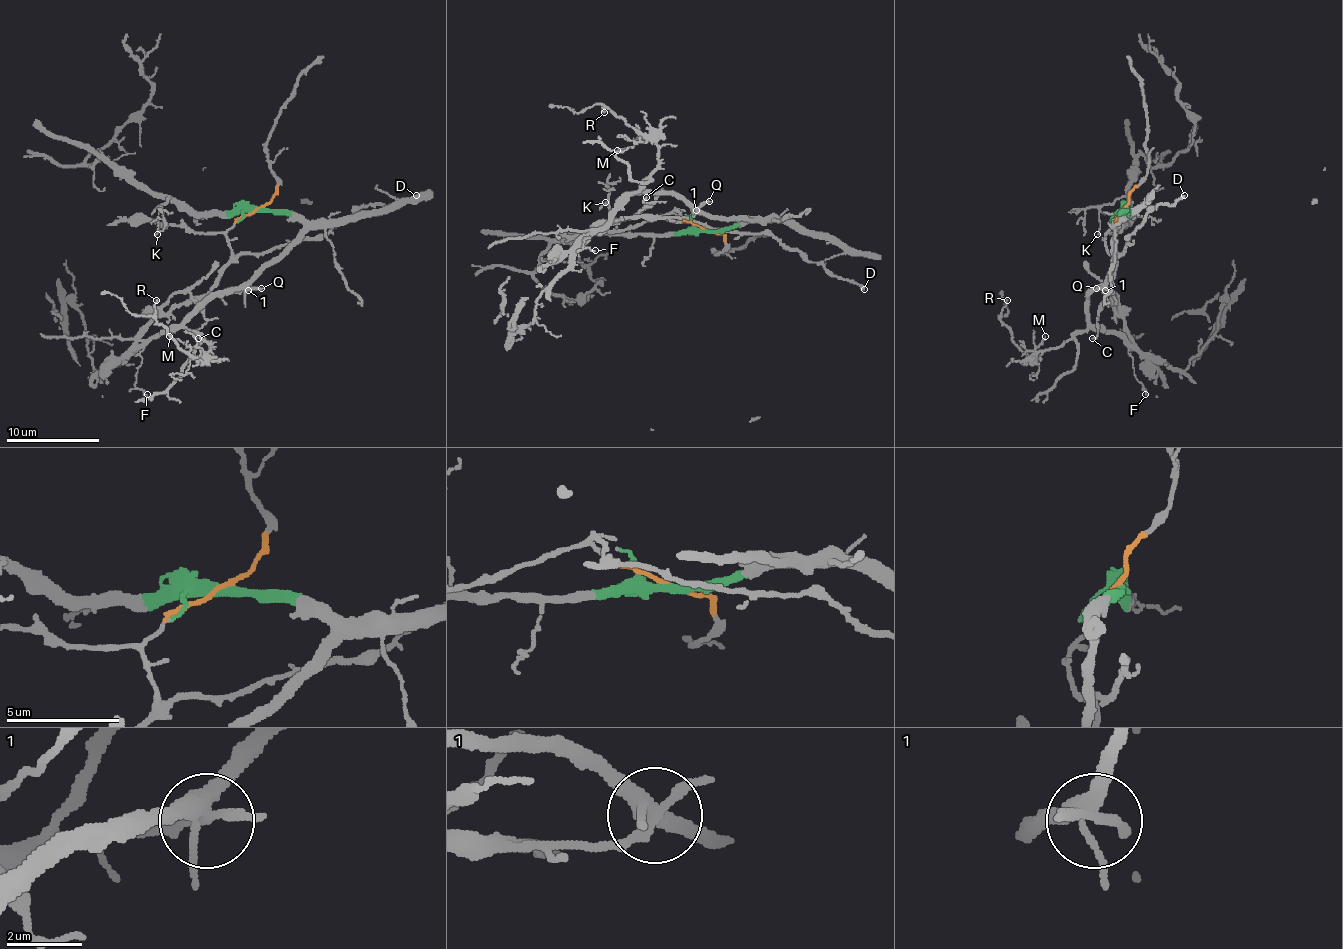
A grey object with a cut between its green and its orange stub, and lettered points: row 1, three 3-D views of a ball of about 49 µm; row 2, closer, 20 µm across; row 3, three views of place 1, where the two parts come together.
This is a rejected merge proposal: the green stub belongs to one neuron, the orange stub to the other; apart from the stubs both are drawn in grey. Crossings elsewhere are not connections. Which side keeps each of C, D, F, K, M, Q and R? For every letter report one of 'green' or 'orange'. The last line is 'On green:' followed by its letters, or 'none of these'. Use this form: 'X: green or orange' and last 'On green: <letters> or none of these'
C: orange
D: orange
F: green
K: green
M: green
Q: orange
R: green
On green: F, K, M, R

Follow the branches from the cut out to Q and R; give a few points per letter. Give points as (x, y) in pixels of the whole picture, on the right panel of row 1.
Q: (1126, 208), (1107, 231), (1105, 245), (1112, 257), (1112, 292), (1096, 287)
R: (1126, 208), (1114, 229), (1112, 271), (1089, 294), (1086, 329), (1030, 358), (1002, 318), (1007, 299)

